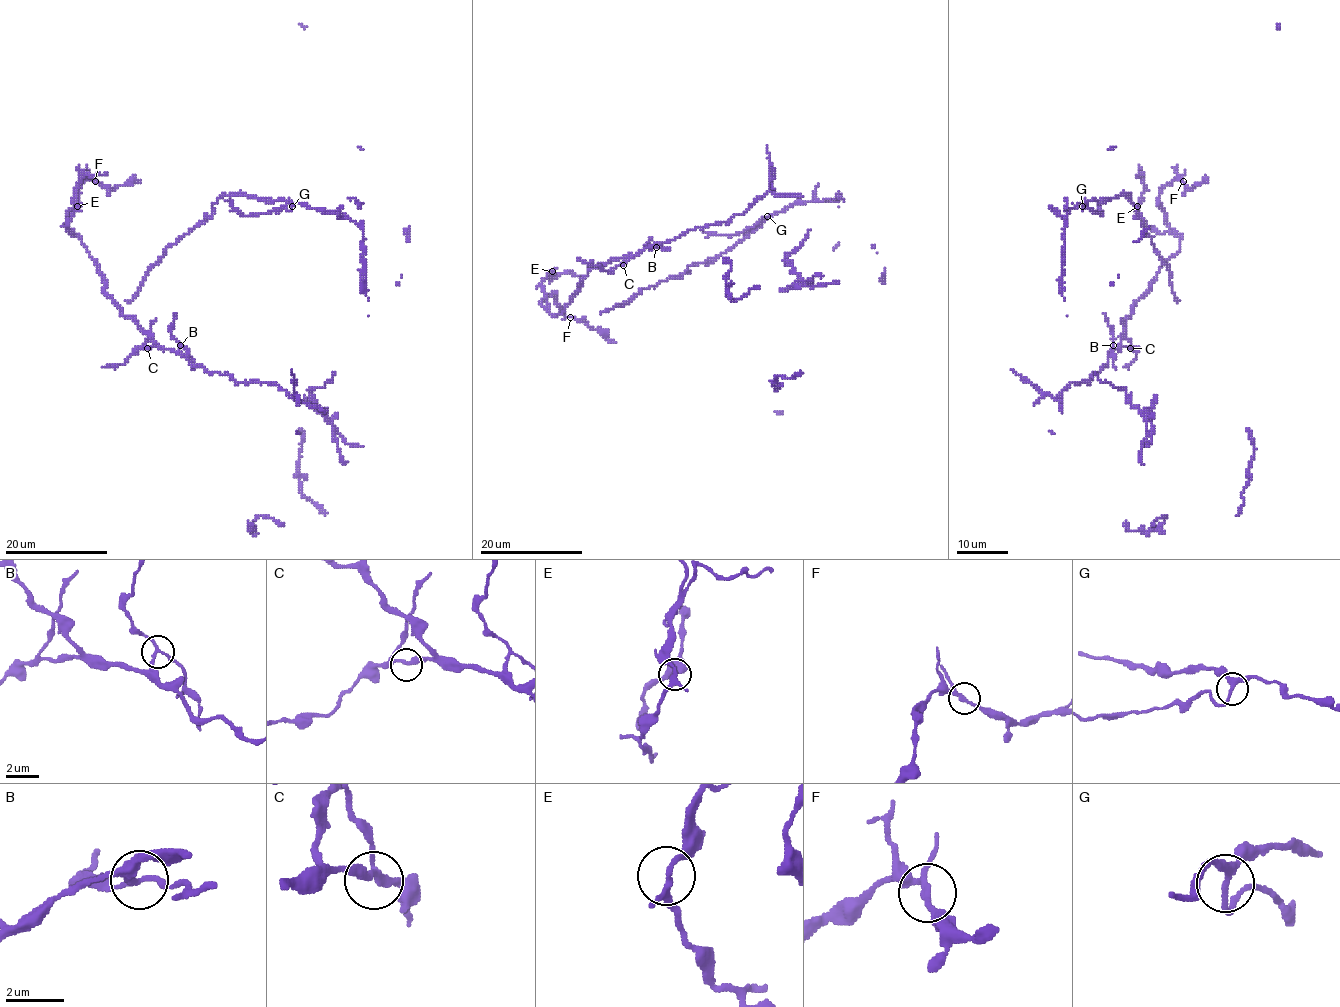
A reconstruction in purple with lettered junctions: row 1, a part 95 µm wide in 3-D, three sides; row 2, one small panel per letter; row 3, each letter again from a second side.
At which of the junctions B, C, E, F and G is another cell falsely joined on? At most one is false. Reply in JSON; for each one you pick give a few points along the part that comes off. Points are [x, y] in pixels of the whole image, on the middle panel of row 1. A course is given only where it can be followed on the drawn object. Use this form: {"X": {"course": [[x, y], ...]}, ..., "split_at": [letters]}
{"split_at": ["B"]}

